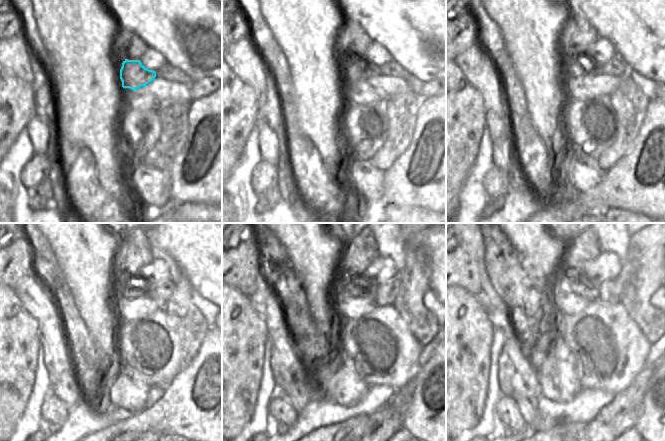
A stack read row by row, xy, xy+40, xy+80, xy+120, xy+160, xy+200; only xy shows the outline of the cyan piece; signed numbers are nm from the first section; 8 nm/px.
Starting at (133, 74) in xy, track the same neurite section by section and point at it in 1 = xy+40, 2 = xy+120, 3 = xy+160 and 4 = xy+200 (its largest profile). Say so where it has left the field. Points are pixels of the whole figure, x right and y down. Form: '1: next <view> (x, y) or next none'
1: next xy+40 (355, 68)
2: next xy+120 (133, 288)
3: next xy+160 (358, 288)
4: next xy+200 (581, 287)

